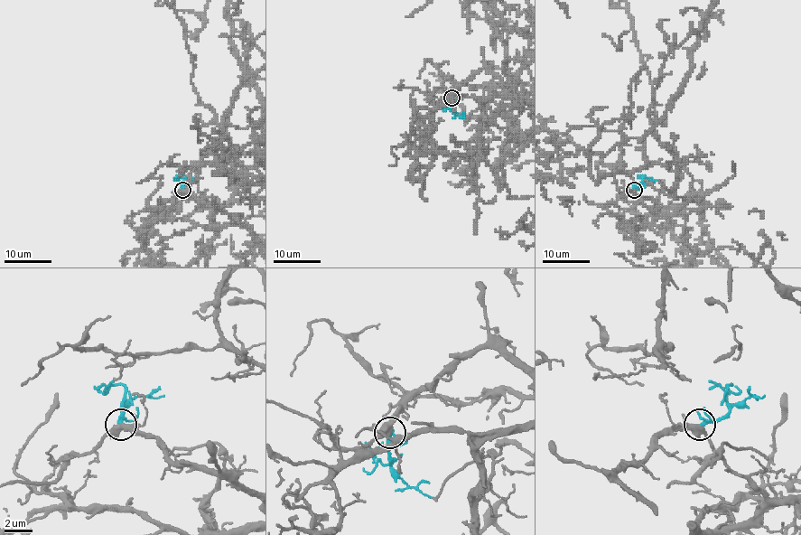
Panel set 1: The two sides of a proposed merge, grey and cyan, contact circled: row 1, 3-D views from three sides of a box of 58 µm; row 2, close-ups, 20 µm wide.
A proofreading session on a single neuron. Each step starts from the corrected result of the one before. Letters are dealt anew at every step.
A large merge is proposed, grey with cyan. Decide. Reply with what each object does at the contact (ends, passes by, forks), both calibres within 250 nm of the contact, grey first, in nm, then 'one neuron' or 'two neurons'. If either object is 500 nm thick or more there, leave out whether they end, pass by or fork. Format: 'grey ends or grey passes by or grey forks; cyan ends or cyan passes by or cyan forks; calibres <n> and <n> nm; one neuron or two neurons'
grey passes by; cyan passes by; calibres 480 and 190 nm; one neuron

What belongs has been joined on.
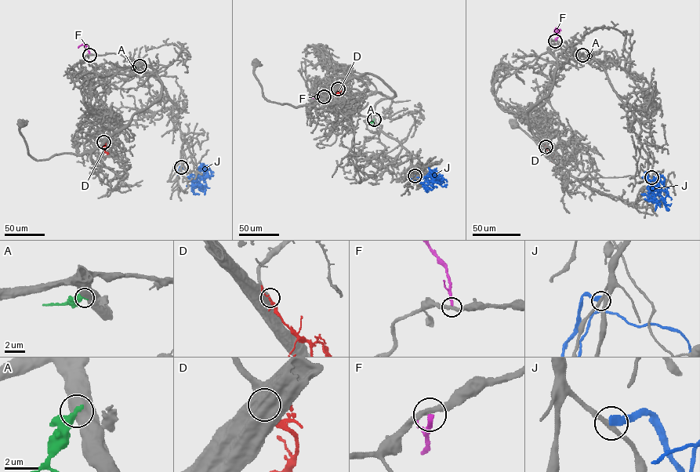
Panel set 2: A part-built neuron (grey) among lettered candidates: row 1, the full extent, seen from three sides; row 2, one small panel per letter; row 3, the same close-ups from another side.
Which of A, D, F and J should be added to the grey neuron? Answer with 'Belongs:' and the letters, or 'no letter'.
Belongs: D

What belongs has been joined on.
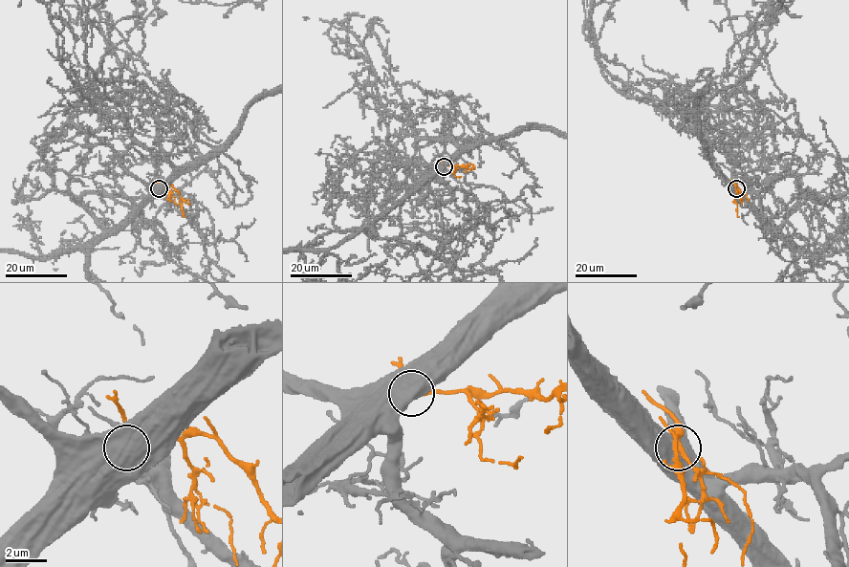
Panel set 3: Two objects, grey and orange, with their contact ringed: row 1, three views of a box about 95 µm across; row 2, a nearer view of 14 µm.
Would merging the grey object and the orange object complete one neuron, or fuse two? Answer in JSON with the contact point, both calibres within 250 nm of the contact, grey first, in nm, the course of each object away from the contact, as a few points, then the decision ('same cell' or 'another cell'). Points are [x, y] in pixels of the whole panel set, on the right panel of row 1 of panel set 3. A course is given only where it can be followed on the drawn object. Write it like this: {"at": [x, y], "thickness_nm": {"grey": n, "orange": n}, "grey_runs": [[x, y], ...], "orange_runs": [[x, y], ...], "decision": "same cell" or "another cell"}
{"at": [736, 188], "thickness_nm": {"grey": 750, "orange": 160}, "orange_runs": [[736, 187], [738, 217]], "decision": "same cell"}

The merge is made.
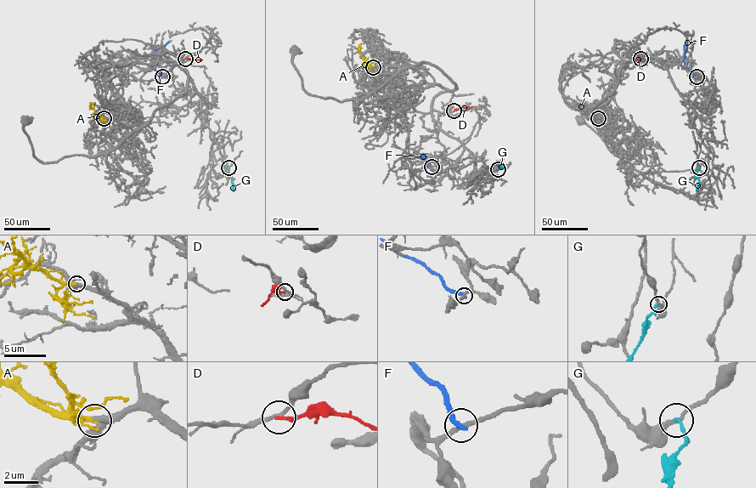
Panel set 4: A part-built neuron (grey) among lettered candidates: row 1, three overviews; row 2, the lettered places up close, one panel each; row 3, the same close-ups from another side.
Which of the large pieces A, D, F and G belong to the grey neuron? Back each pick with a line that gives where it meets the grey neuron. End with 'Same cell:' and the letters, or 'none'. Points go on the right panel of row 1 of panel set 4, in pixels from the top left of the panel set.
A: Touches grey at (598, 118)
Same cell: A

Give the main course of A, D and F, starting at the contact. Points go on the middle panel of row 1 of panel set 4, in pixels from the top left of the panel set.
A: (373, 67), (360, 57), (360, 43)
D: (454, 110), (469, 109)
F: (431, 167), (420, 154), (437, 156)

